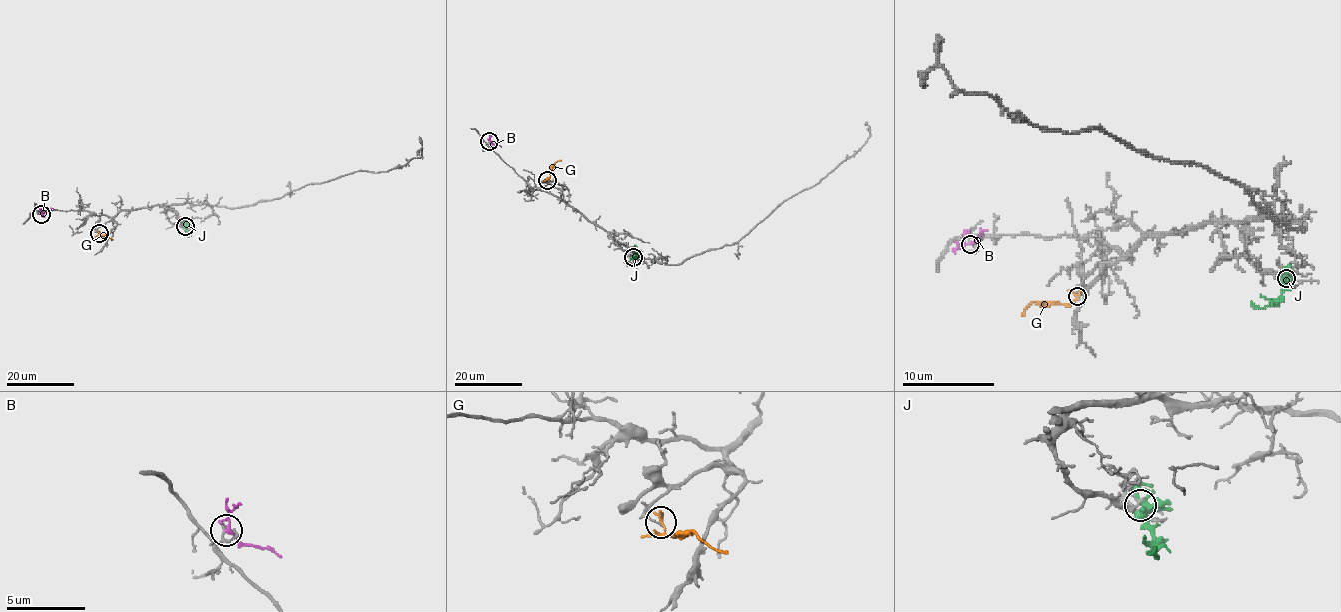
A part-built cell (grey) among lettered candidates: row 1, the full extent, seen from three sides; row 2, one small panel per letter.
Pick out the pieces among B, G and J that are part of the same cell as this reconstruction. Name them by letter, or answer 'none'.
none

